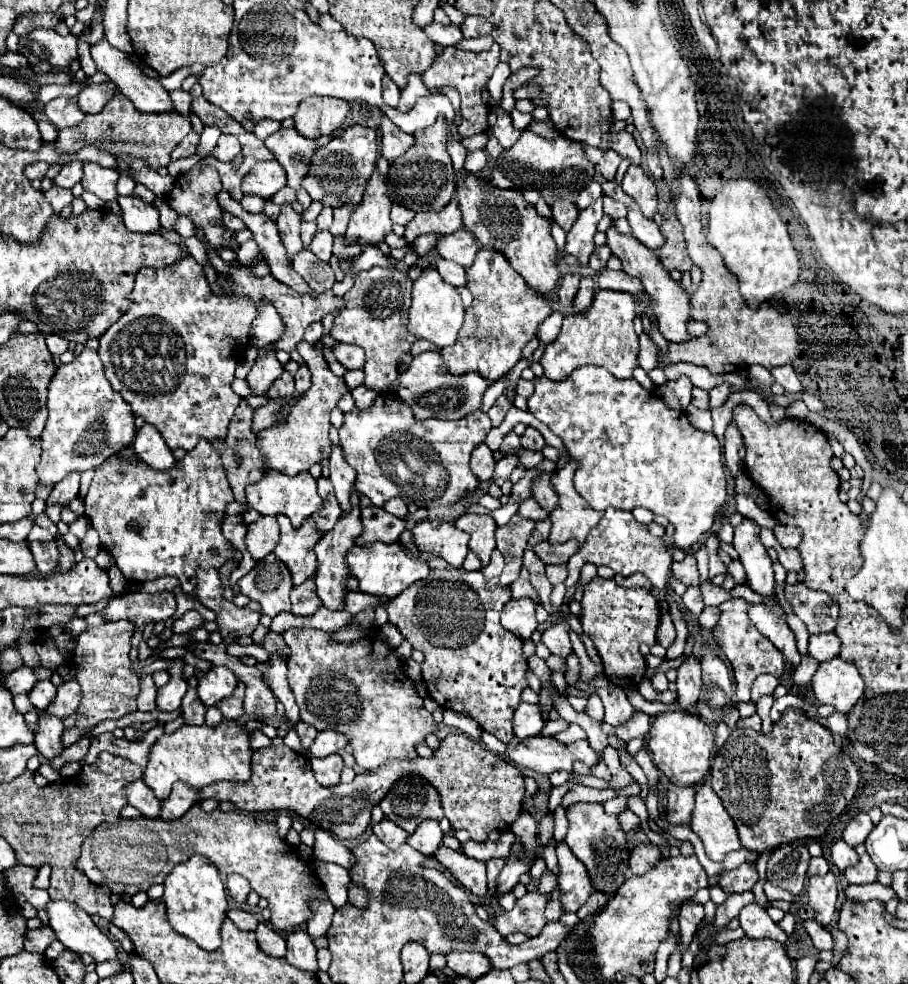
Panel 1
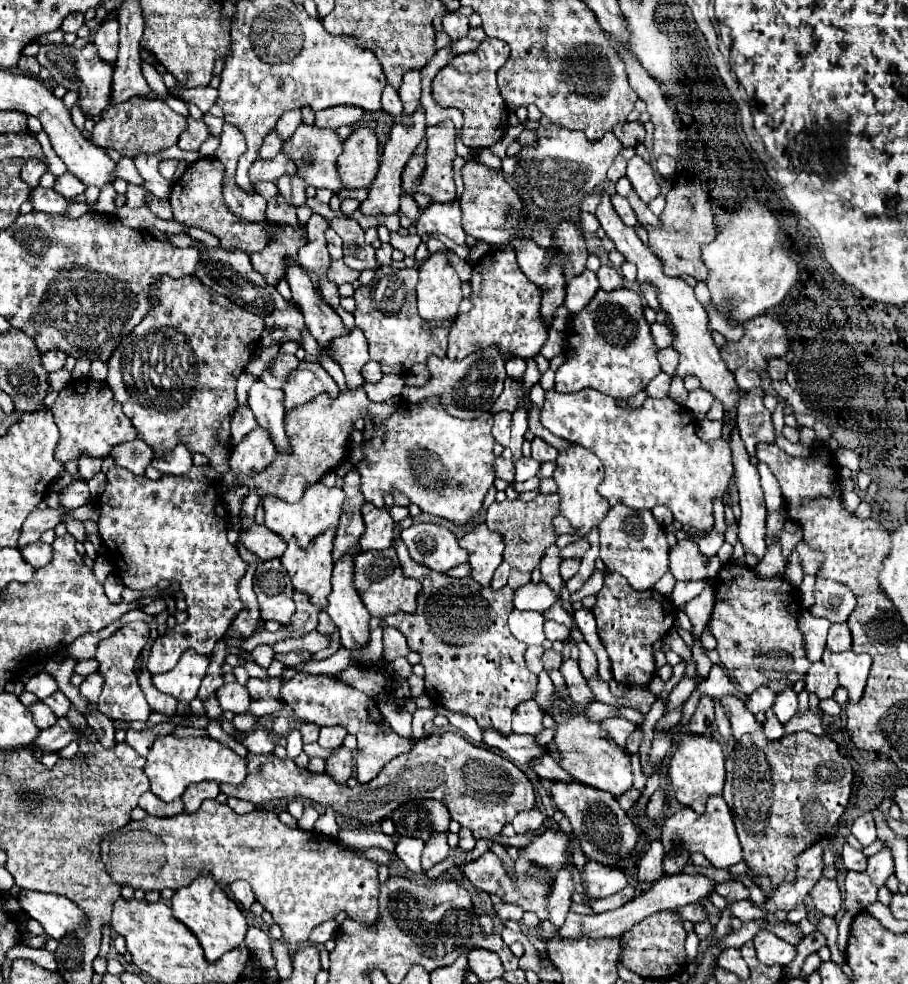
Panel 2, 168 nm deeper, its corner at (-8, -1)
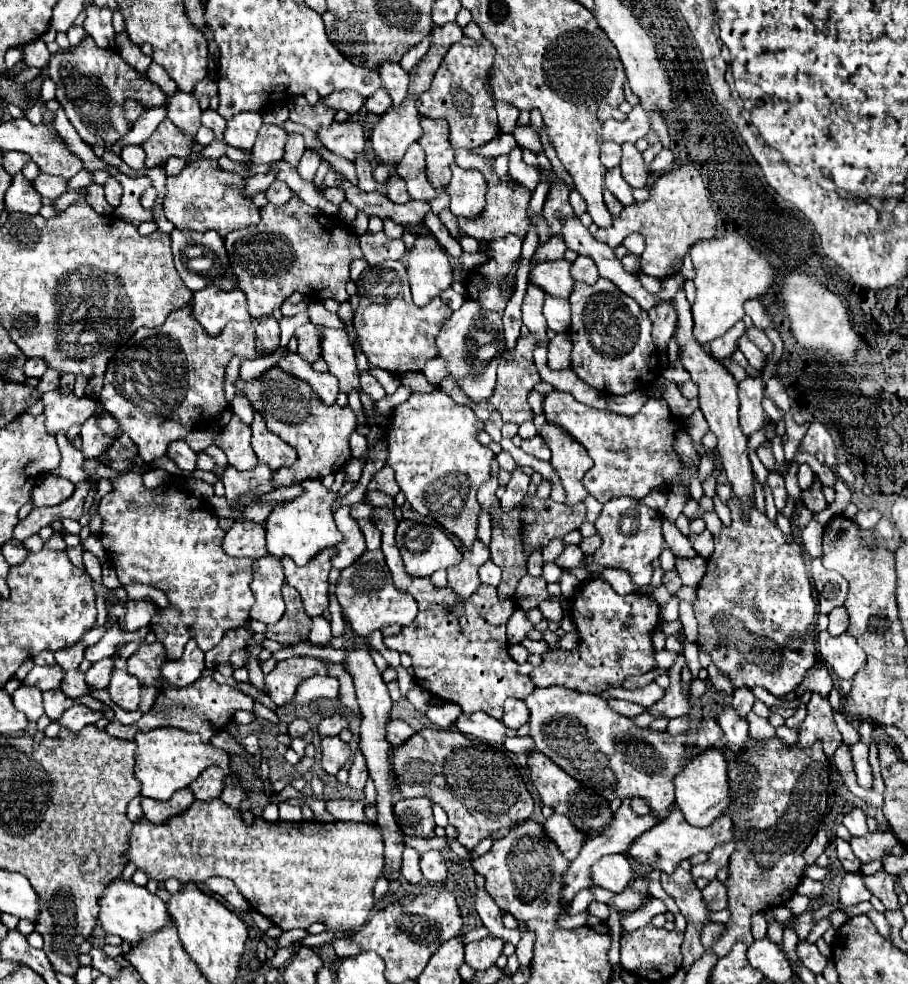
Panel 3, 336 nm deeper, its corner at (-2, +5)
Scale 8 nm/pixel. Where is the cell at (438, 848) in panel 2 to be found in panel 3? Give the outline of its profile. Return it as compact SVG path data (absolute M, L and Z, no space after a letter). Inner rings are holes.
M428 850L420 856L420 866L422 866L422 874L426 880L430 882L444 882L448 876L448 868L446 868L446 860L440 852L436 850Z

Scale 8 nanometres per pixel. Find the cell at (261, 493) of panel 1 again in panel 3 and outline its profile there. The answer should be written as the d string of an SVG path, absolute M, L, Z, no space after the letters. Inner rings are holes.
M306 480L302 482L304 494L298 496L292 502L280 504L272 510L272 514L266 520L266 548L276 558L292 558L296 566L308 564L318 552L326 548L334 548L342 534L338 532L334 518L332 518L332 502L336 500L336 494L328 492L320 480Z

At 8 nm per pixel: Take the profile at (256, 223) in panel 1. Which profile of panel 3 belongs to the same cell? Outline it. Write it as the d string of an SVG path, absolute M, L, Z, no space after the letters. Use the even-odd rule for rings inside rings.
M318 326L322 332L322 358L328 364L328 370L338 378L340 382L340 392L350 394L350 392L358 392L360 394L360 370L356 368L356 356L354 356L354 348L350 344L350 338L344 330L334 330L334 328L326 328L326 326Z

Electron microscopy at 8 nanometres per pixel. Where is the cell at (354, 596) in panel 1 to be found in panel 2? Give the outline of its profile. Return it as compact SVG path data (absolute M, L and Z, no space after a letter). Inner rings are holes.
M396 540L394 548L398 552L402 570L420 572L420 576L416 576L416 578L420 582L426 582L426 586L422 588L422 592L418 596L416 612L412 612L412 614L396 612L396 616L384 616L382 622L386 626L398 628L406 636L410 650L420 652L420 656L422 656L420 664L426 670L426 674L424 674L426 692L434 706L444 706L446 710L472 716L480 728L484 728L484 730L496 728L496 732L508 736L512 732L510 718L512 718L516 704L530 700L536 692L536 682L538 682L536 674L532 674L524 662L526 646L520 644L508 630L506 620L508 620L508 614L514 610L514 590L510 586L504 586L500 590L492 590L490 586L480 588L480 584L476 584L476 580L472 580L470 576L452 578L442 572L432 572L430 568L426 568L422 572L424 566L416 564L416 560L412 560L408 556L408 550L404 548L402 540Z

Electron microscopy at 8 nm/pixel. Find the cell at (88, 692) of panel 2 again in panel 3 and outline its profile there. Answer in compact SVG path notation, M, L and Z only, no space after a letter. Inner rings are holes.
M104 658L86 672L86 682L92 688L106 688L110 684L110 674L112 674L112 658Z

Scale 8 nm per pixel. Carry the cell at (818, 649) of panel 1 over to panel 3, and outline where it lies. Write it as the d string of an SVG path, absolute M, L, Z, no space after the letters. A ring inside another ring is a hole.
M840 606L838 610L832 610L832 612L828 614L828 618L830 618L828 632L830 632L832 636L838 636L838 634L842 634L842 632L848 630L848 612L846 612L844 606Z

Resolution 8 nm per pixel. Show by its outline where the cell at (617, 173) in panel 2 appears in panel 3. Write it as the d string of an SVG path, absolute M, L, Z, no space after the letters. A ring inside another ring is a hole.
M604 142L602 144L602 156L600 156L600 160L602 160L602 164L606 168L618 166L620 158L622 158L622 150L620 150L620 146L616 142Z

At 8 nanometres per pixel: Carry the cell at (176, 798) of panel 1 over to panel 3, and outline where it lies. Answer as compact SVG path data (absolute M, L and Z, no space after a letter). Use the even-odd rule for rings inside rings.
M210 766L190 784L190 790L194 792L194 796L198 800L214 800L222 794L226 774L230 774L230 772L232 772L230 768L222 770L220 766Z

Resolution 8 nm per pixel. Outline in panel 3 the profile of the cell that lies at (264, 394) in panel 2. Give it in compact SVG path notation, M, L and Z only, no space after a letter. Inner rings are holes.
M254 412L254 422L252 422L252 448L254 454L258 456L258 462L266 464L270 470L292 466L298 458L296 452L282 438L278 438L266 428L258 412Z

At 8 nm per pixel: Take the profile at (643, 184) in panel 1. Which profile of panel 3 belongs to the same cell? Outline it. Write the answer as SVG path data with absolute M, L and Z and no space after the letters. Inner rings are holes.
M622 144L622 176L632 188L644 188L648 182L648 168L642 160L642 154L636 150L634 144Z

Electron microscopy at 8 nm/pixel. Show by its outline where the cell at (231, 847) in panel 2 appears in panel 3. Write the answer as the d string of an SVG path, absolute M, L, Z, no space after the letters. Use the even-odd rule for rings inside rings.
M220 798L216 800L196 800L190 810L186 810L180 816L170 818L170 822L166 824L152 824L150 820L140 820L134 824L134 830L130 834L130 842L128 842L128 858L136 862L138 868L142 868L148 878L164 882L168 878L178 878L180 882L194 882L194 884L202 884L204 880L212 878L212 876L222 876L232 880L238 886L238 892L242 892L242 896L254 906L254 910L258 910L260 914L264 914L268 920L272 920L276 926L280 926L282 930L292 930L292 928L308 928L314 922L322 922L326 926L326 930L332 932L354 932L360 926L364 926L368 922L368 916L372 912L372 890L376 880L382 874L382 854L384 854L384 842L382 842L382 834L380 830L376 830L372 824L358 824L358 822L266 822L262 816L256 818L256 822L252 826L246 826L242 822L240 812L228 808Z

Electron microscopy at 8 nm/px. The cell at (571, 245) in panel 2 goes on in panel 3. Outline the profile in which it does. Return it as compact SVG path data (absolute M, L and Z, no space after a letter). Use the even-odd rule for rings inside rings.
M554 180L552 186L550 186L550 192L546 196L546 204L544 204L544 216L546 216L546 222L548 226L552 228L554 234L560 234L562 230L562 218L566 216L572 216L572 206L568 202L568 194L570 194L570 188L560 182L560 180Z

